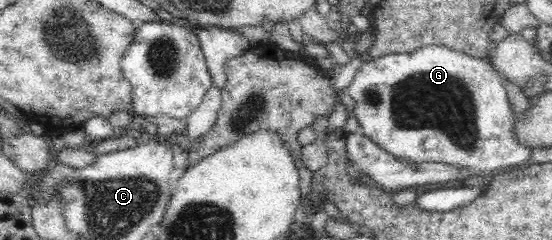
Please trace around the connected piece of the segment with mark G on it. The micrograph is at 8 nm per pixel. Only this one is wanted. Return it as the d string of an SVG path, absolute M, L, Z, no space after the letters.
M424 46L410 54L387 54L364 63L345 91L355 102L353 111L360 131L400 159L454 163L457 168L474 170L475 181L479 181L496 170L512 169L530 158L531 150L519 146L511 134L515 114L502 78L490 61L443 46Z

